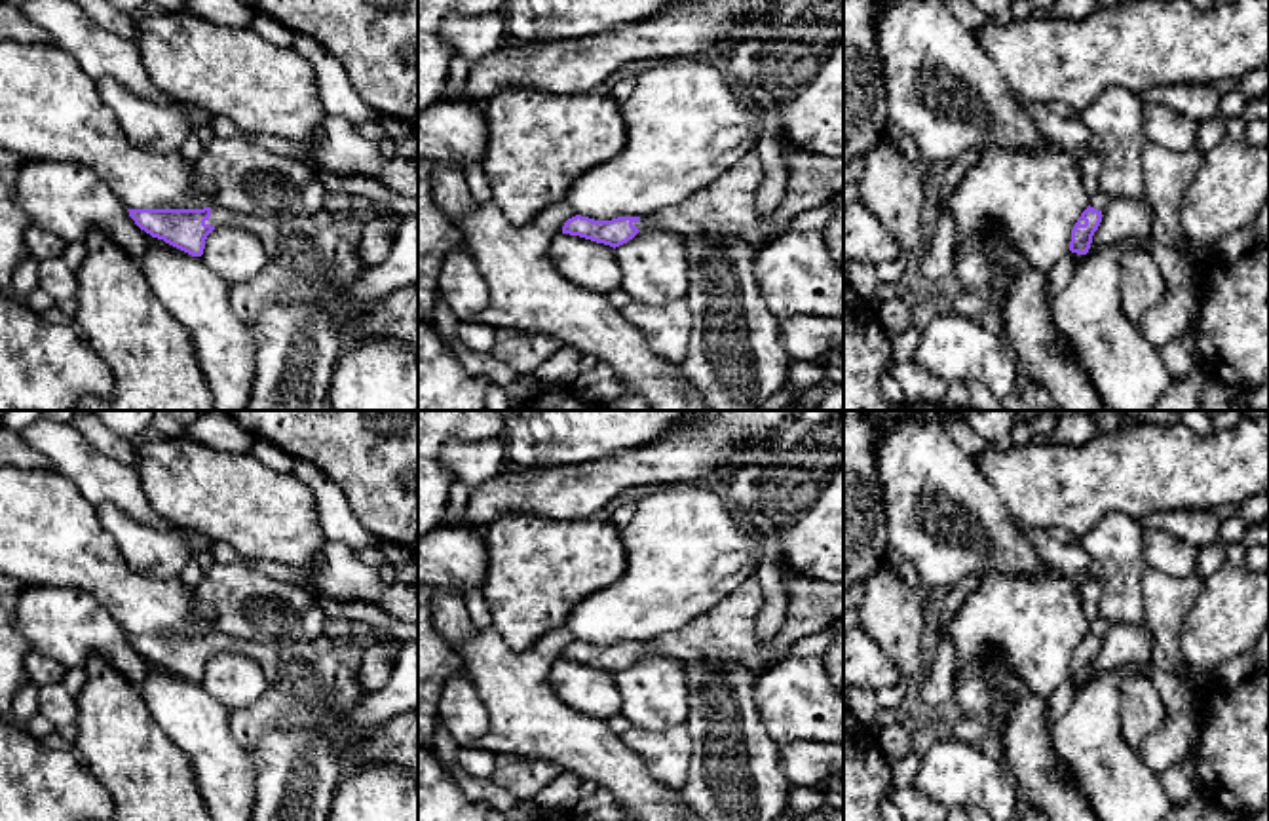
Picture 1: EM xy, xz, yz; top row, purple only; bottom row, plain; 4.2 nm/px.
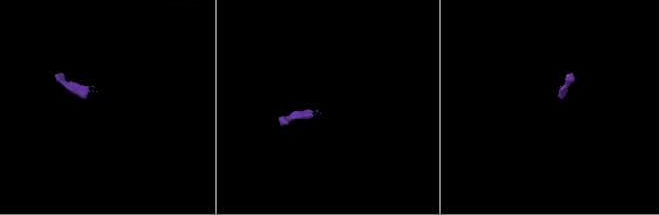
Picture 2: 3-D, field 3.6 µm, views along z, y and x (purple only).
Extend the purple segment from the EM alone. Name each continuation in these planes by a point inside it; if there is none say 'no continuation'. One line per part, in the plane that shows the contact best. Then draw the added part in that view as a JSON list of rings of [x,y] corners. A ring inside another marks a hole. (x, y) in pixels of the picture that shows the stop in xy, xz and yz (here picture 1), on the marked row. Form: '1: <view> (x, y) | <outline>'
1: xy (316, 257) | [[[213,205],[205,224],[249,230],[266,255],[253,279],[230,285],[234,314],[249,325],[268,306],[312,300],[342,321],[344,348],[393,338],[418,359],[416,287],[395,291],[370,310],[353,310],[342,296],[369,268],[359,258],[363,222],[365,215],[338,220],[327,209],[310,217],[256,219]]]

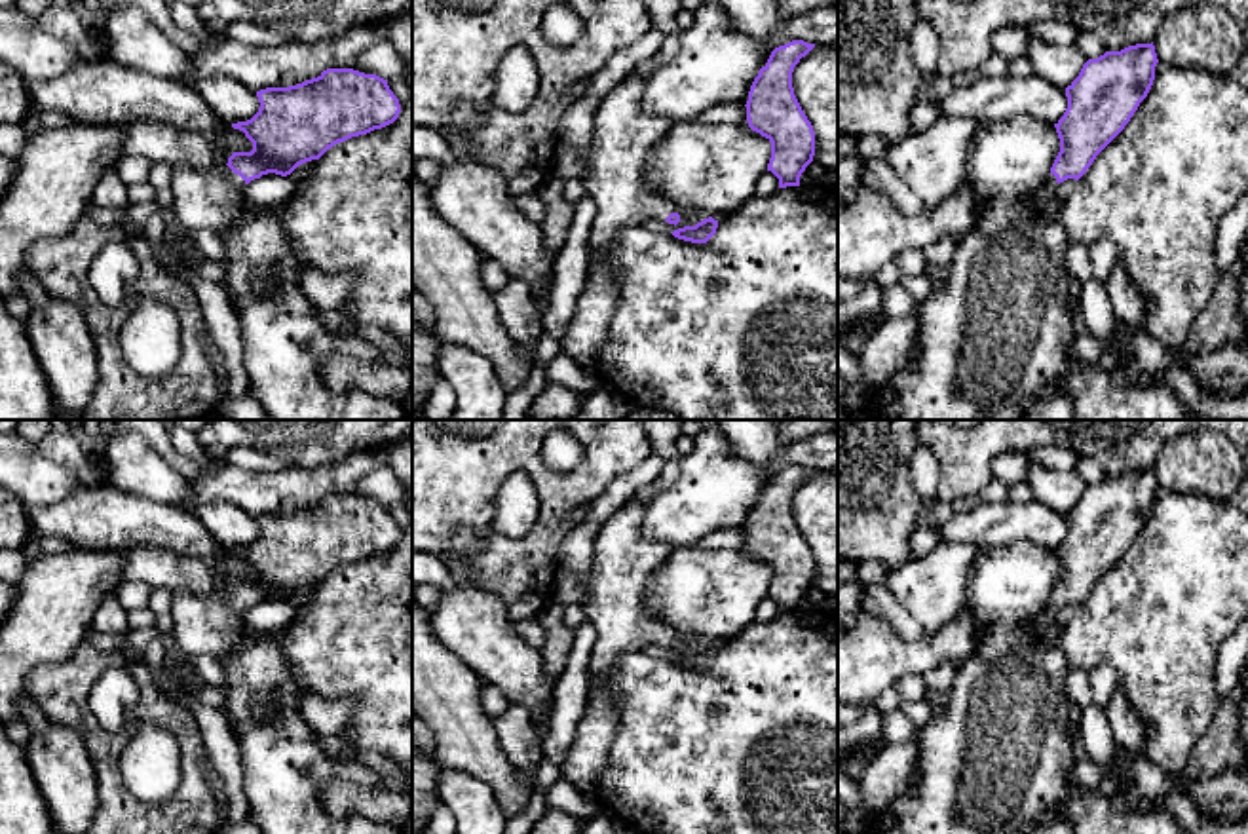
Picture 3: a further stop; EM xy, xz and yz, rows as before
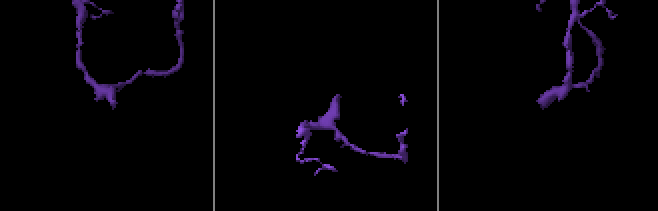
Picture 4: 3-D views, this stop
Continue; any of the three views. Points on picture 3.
1: xy (213, 198) | [[[175,165],[171,173],[173,213],[188,234],[211,230],[228,234],[249,205],[245,180],[228,165],[196,169]]]

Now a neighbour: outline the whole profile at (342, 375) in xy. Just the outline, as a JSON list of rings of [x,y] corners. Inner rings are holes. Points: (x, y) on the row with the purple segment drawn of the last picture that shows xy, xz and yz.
[[[331,353],[323,359],[321,378],[338,395],[384,397],[403,405],[412,393],[410,369],[361,361],[344,353]]]

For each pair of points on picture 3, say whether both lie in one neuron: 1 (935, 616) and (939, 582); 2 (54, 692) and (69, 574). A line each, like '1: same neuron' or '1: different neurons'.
1: same neuron
2: different neurons

